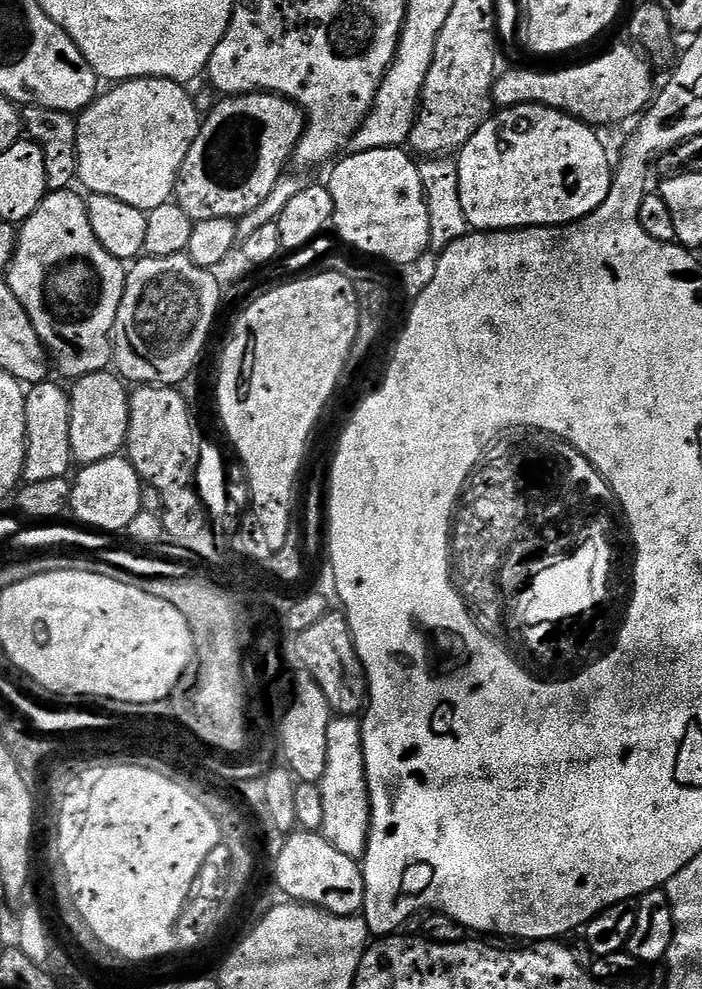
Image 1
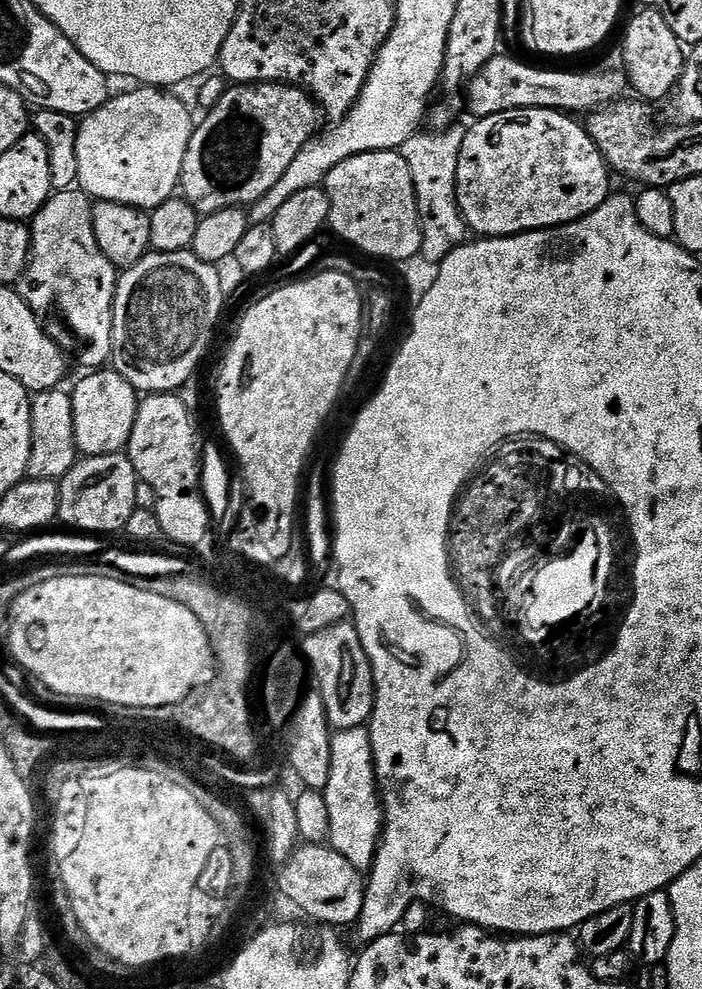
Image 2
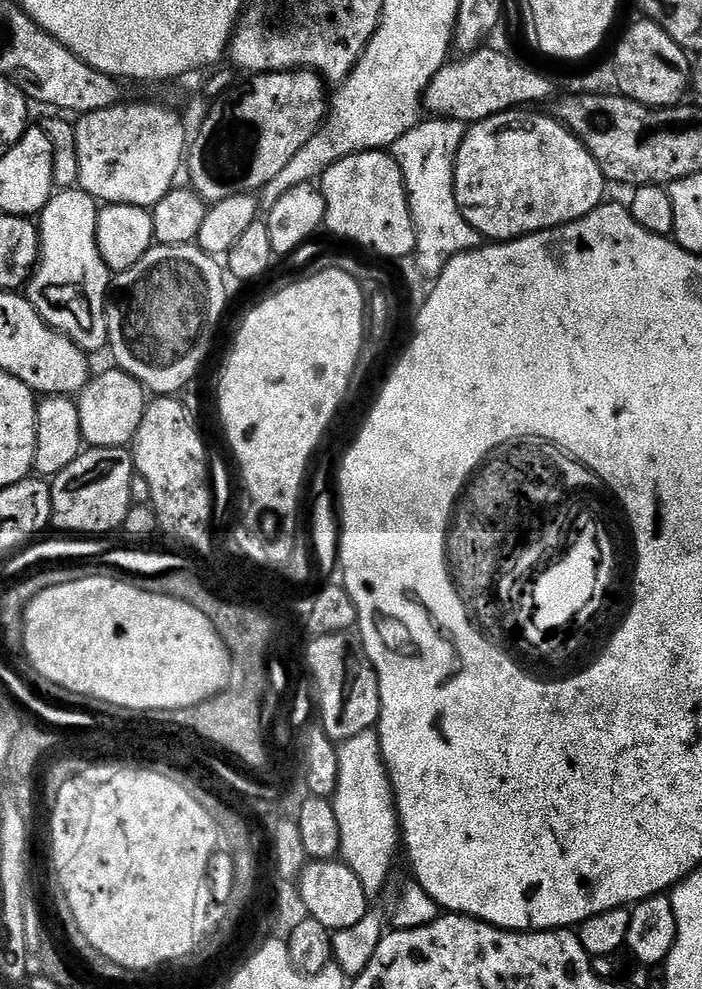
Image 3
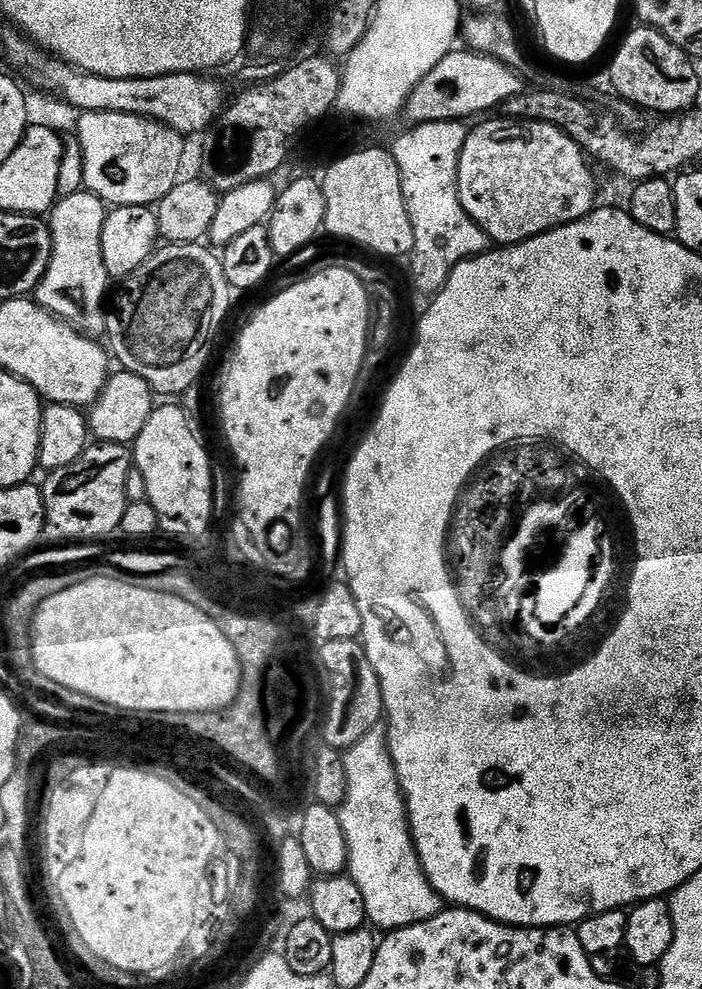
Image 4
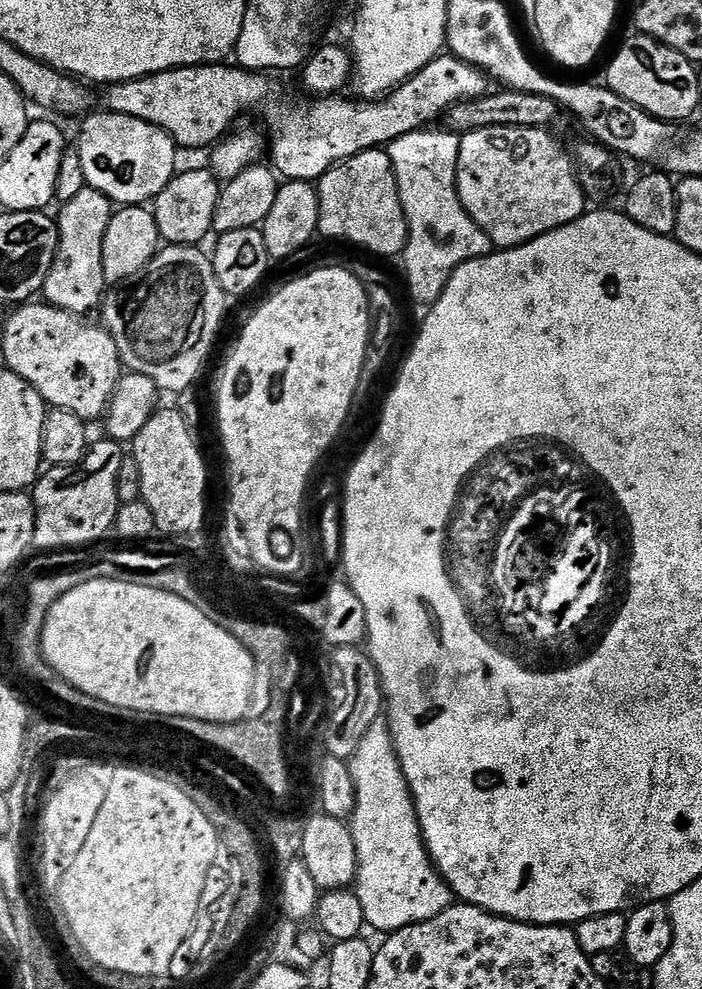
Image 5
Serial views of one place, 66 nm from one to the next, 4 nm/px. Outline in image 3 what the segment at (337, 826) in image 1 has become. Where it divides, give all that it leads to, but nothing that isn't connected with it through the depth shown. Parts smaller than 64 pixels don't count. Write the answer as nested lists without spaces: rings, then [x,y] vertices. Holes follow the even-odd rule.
[[[376,728],[354,734],[354,738],[339,745],[338,786],[330,799],[338,818],[339,855],[343,863],[358,874],[358,882],[362,882],[369,897],[376,898],[392,872],[396,852],[398,856],[402,848],[400,817],[396,814],[396,799],[392,797],[388,769],[380,757],[380,733]]]

